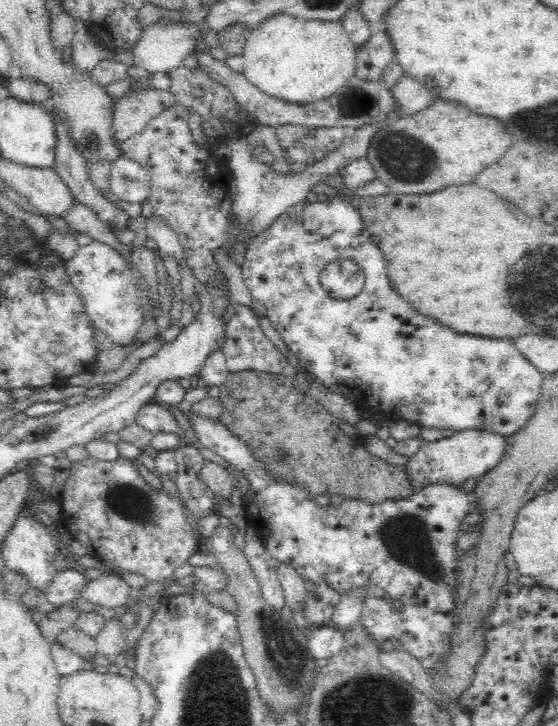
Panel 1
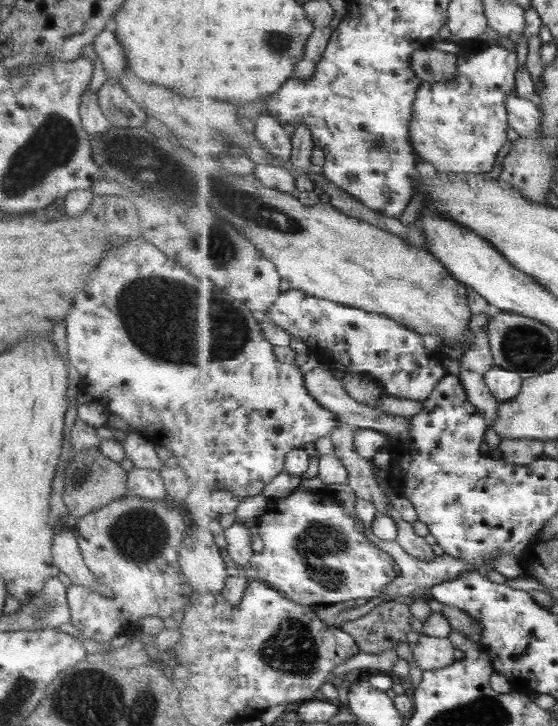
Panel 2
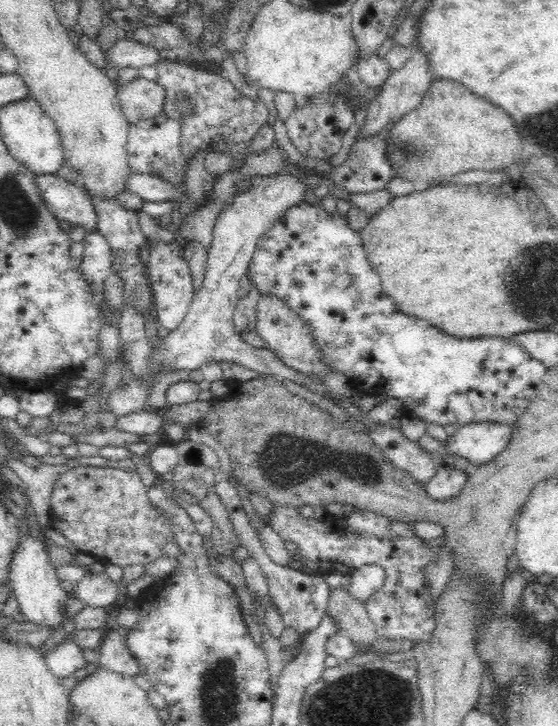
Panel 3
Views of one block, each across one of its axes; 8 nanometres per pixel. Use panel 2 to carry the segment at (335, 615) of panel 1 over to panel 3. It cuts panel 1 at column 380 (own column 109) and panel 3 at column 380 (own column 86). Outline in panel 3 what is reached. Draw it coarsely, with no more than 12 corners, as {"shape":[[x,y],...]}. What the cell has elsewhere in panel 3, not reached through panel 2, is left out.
{"shape":[[366,565],[353,571],[348,595],[366,604],[384,584],[384,569]]}

